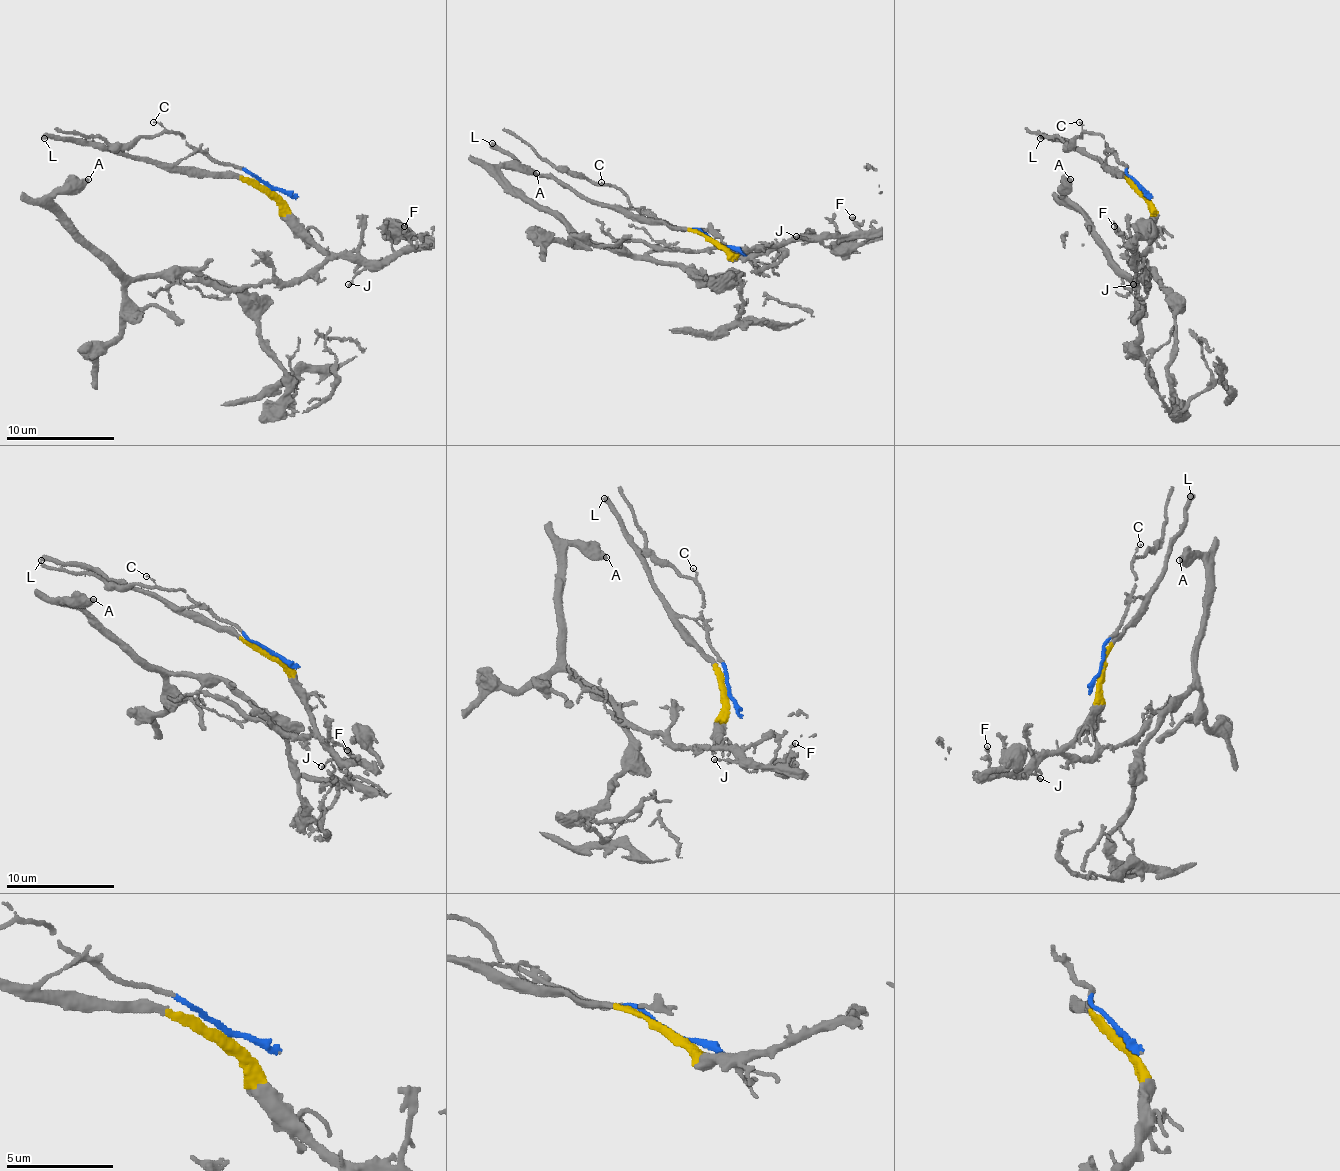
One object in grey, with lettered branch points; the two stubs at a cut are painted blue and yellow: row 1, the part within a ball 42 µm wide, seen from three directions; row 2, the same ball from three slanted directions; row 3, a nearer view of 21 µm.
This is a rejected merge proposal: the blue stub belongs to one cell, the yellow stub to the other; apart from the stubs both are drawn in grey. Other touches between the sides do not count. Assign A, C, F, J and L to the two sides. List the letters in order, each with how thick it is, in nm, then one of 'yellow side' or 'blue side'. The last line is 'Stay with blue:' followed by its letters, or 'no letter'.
A: calibre 380 nm; yellow side
C: calibre 100 nm; blue side
F: calibre 180 nm; yellow side
J: calibre 140 nm; yellow side
L: calibre 380 nm; yellow side
Stay with blue: C

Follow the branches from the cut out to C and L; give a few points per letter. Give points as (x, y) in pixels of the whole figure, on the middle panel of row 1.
C: (716, 244), (697, 230), (659, 222), (637, 211), (613, 184), (602, 181)
L: (716, 244), (691, 230), (648, 225), (597, 206), (553, 179), (523, 171), (491, 144)

